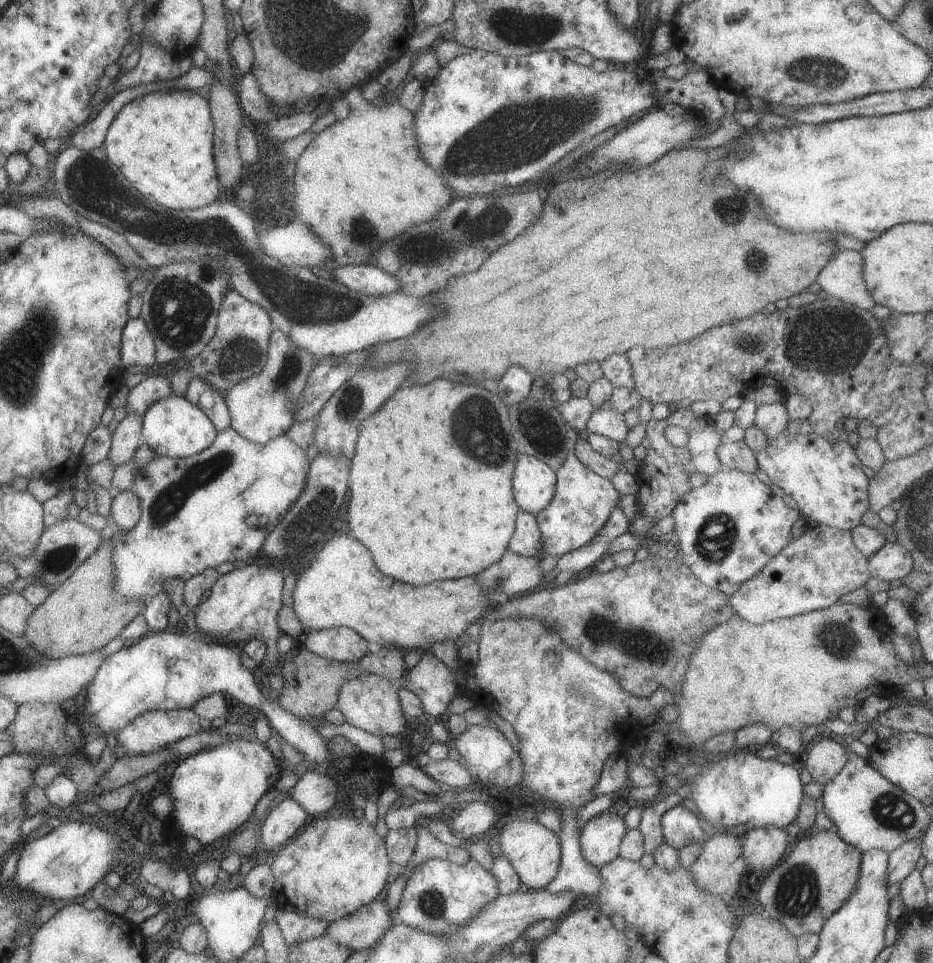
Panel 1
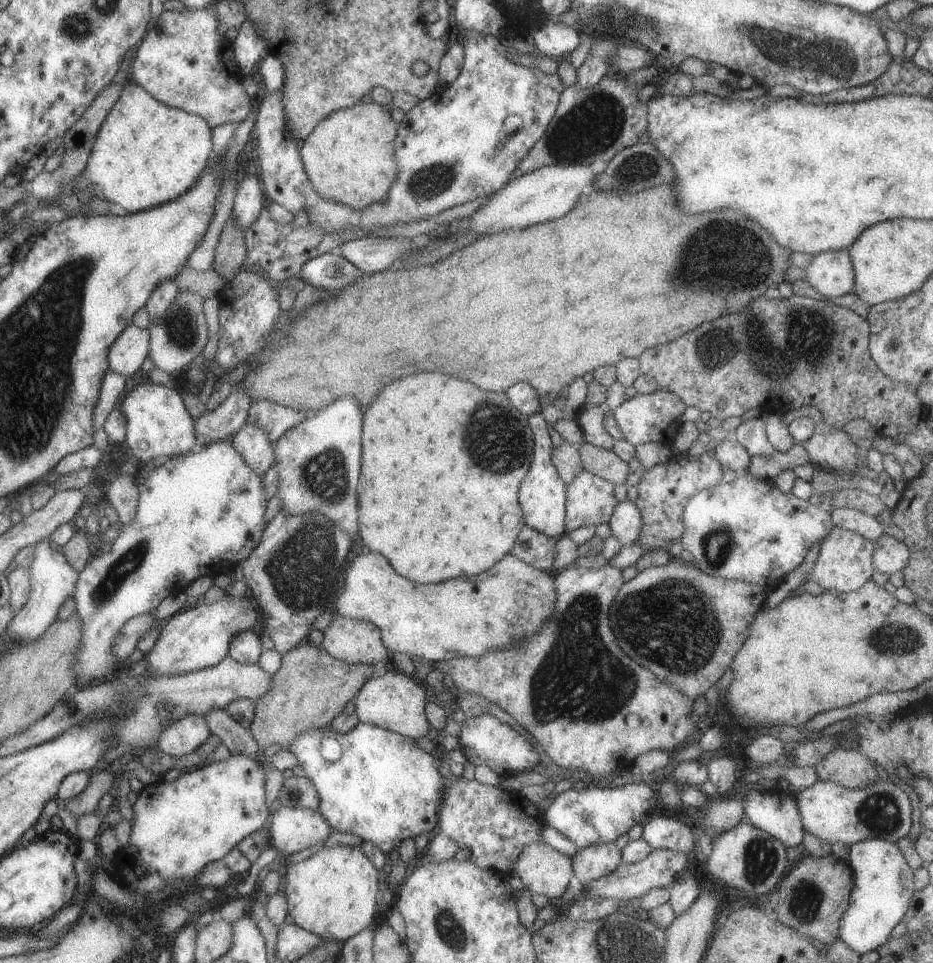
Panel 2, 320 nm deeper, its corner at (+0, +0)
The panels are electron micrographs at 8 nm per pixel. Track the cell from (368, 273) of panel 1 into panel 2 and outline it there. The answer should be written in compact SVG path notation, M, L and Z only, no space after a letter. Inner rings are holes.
M337 251L310 258L301 265L298 277L318 289L338 290L353 284L363 273Z

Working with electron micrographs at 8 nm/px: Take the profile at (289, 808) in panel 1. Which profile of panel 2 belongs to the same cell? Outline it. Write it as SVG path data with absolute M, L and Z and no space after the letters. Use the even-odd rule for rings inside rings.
M280 805L268 823L269 846L275 849L279 855L291 855L313 844L325 844L332 828L327 824L323 815L317 810L301 807L287 808Z

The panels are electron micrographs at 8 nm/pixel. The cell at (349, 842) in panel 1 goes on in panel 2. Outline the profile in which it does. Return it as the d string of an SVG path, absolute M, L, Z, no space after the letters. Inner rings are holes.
M325 845L317 854L297 863L289 863L285 877L284 893L288 904L288 914L293 922L303 930L315 933L327 941L344 942L349 937L355 936L364 928L373 928L373 920L379 905L379 886L377 886L377 869L361 853L359 848L342 845Z

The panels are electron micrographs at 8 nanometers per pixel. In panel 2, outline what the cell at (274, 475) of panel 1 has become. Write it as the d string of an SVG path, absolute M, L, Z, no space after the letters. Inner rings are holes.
M210 441L203 442L197 449L185 455L176 455L171 457L162 465L153 467L150 471L144 472L144 476L135 479L138 490L138 503L136 506L136 513L131 522L126 525L122 524L120 533L112 540L113 546L107 553L90 559L85 565L85 568L78 572L77 582L75 583L74 599L76 602L76 615L78 616L80 624L80 647L74 656L72 662L72 672L74 673L74 682L78 687L85 688L91 686L93 680L106 678L109 672L113 672L117 668L118 660L112 653L113 643L115 637L119 634L121 626L127 622L129 618L134 616L152 612L163 598L166 596L175 596L183 592L188 585L200 576L212 577L225 570L231 570L237 566L247 555L257 546L263 525L263 511L265 510L264 494L262 491L262 477L249 470L244 460L233 450L229 441Z

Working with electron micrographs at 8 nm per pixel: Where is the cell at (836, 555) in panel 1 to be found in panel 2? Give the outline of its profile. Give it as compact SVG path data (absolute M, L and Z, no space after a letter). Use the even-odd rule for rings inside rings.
M834 526L831 532L820 542L818 557L811 573L806 575L800 586L807 579L811 579L822 588L822 591L847 592L857 590L871 578L875 571L872 565L873 550L873 541L863 538L860 534Z

